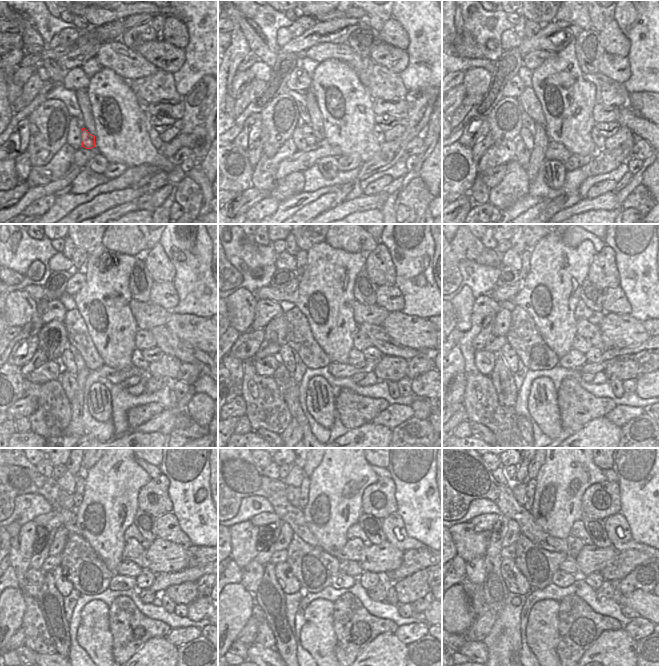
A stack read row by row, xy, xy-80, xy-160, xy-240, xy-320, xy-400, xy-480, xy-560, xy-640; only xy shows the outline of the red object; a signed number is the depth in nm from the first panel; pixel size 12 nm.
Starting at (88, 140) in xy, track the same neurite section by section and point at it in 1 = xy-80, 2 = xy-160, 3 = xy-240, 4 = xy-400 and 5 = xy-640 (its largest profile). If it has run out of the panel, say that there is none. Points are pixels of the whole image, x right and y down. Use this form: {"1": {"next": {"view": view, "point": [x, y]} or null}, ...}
{"1": {"next": {"view": "xy-80", "point": [308, 134]}}, "2": {"next": {"view": "xy-160", "point": [524, 133]}}, "3": {"next": {"view": "xy-240", "point": [67, 360]}}, "4": {"next": {"view": "xy-400", "point": [507, 352]}}, "5": {"next": {"view": "xy-640", "point": [515, 581]}}}

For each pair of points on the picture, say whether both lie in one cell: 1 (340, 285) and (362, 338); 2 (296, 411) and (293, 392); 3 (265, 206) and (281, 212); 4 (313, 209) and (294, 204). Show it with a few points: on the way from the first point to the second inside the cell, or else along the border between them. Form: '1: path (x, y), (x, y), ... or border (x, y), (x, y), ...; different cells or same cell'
1: border (357, 330), (353, 336), (353, 347); different cells
2: path (294, 406), (293, 397); same cell
3: border (279, 203), (273, 213); different cells
4: border (323, 195), (306, 203), (294, 213); different cells

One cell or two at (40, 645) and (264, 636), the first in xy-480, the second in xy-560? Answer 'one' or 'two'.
one

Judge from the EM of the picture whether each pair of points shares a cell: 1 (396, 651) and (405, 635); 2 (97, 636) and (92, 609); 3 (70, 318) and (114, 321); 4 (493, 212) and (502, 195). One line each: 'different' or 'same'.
1: different
2: same
3: different
4: different

